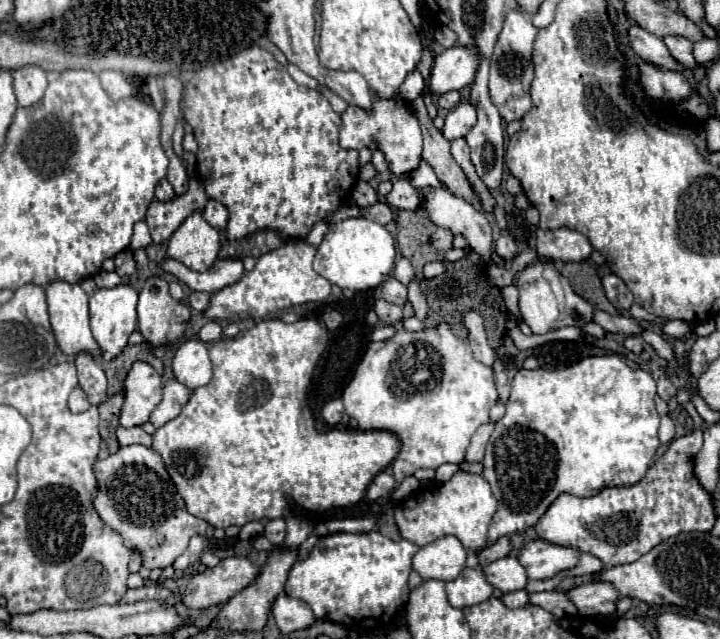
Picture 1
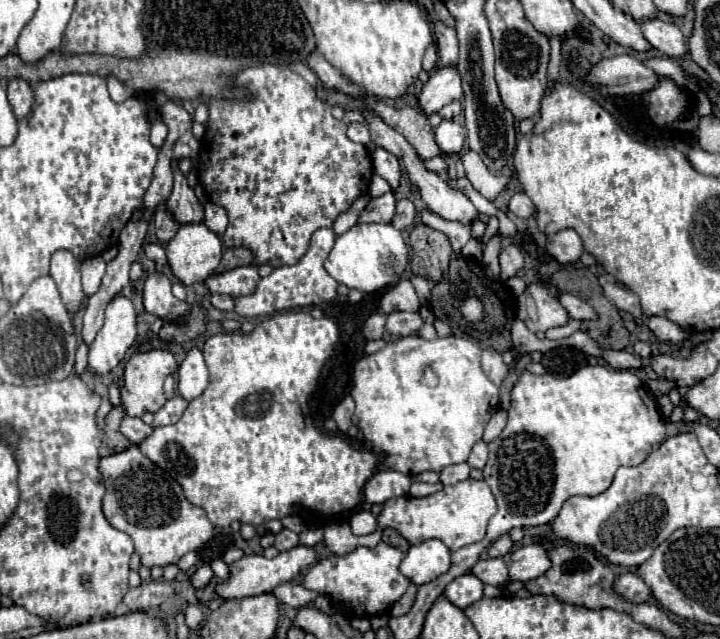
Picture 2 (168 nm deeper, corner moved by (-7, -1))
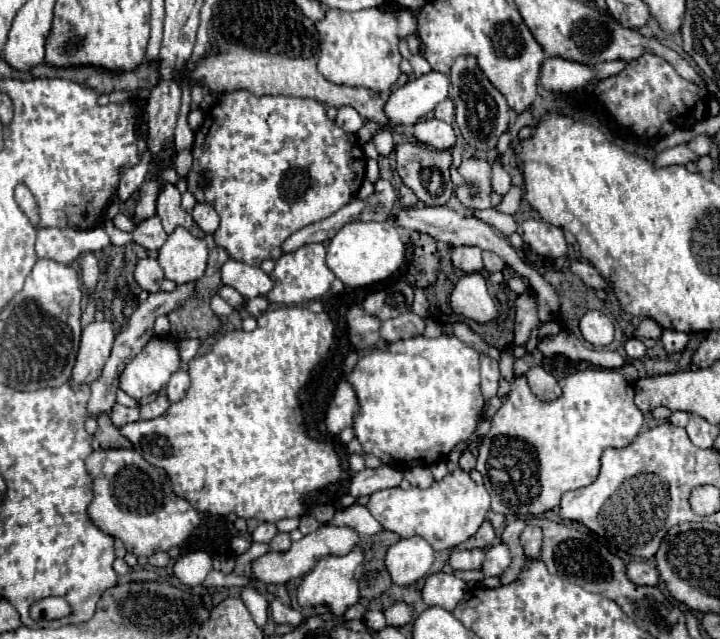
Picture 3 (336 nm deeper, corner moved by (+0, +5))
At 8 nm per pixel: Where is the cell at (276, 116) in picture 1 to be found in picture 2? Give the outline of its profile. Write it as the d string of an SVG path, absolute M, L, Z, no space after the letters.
M263 64L263 66L255 66L255 68L245 68L241 70L237 76L235 76L237 84L241 86L247 86L251 92L253 92L253 100L249 102L239 102L239 100L209 100L209 122L207 122L207 130L203 140L201 140L201 150L199 150L199 166L201 166L201 184L207 192L207 196L211 198L213 204L217 206L223 206L229 214L229 226L223 234L223 244L227 248L235 248L235 246L241 246L241 248L247 248L251 250L253 254L253 266L261 266L261 264L269 264L273 268L277 266L285 266L285 264L295 264L299 262L299 258L307 252L309 248L309 240L313 236L315 230L327 226L331 228L335 218L343 212L347 212L351 208L351 204L363 194L363 188L365 188L365 194L367 194L367 188L371 184L371 176L373 176L373 164L371 164L371 156L367 154L365 146L359 146L355 142L351 142L347 136L345 136L345 130L347 130L347 124L343 120L337 120L333 118L331 114L331 106L317 100L315 96L315 90L309 82L305 82L299 74L295 74L291 68L287 66L271 66L271 64Z

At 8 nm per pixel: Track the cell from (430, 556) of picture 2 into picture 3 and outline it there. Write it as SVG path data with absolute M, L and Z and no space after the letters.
M414 536L408 540L398 540L390 546L384 564L394 584L410 586L428 574L434 564L434 554L436 552L422 536Z

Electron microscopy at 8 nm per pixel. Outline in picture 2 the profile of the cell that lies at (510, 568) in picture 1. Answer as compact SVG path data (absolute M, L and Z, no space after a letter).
M487 558L487 560L479 560L473 568L471 574L475 574L483 584L505 584L509 582L509 574L507 574L507 562L503 558Z

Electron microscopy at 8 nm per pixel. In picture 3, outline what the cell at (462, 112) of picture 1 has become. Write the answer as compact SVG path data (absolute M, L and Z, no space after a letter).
M436 118L418 122L414 126L414 138L436 150L450 150L456 144L456 132L452 124L444 120L436 120Z

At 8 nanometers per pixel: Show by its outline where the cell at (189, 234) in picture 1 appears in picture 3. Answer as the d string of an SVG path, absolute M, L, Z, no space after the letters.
M182 226L176 228L158 250L158 262L164 270L164 276L176 284L196 282L206 270L206 260L206 240L190 234Z

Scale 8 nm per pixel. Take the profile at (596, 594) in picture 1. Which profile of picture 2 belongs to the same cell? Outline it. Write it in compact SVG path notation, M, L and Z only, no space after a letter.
M633 572L621 574L621 576L615 580L615 592L621 594L625 600L635 602L635 604L647 602L647 600L651 598L649 586L643 582L643 578L641 578L639 574L633 574Z

